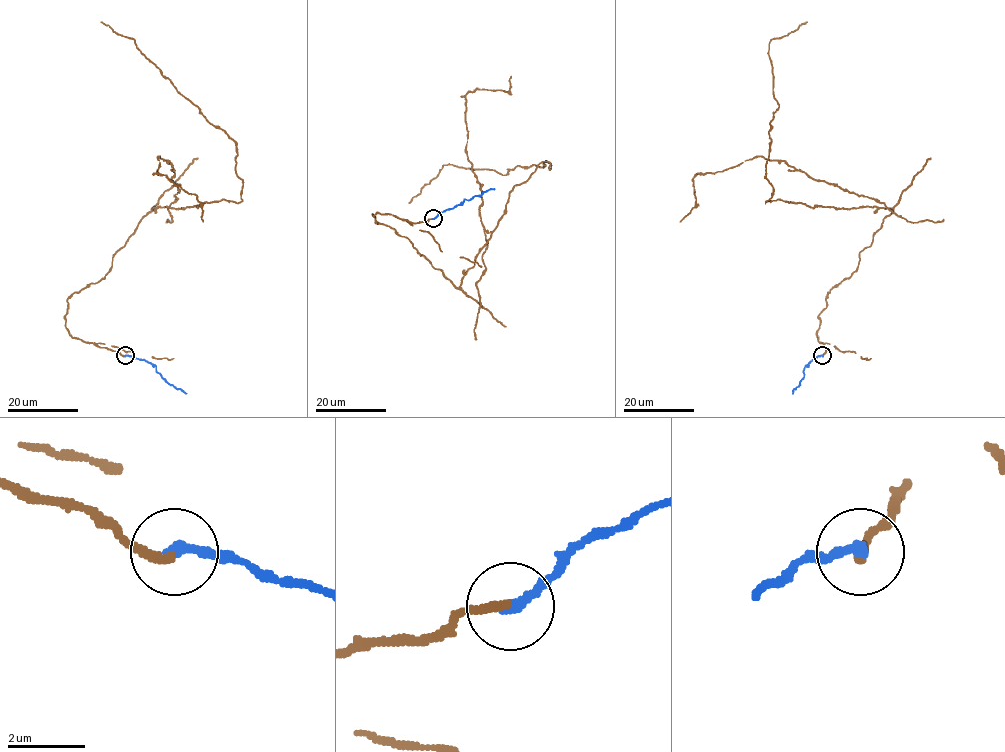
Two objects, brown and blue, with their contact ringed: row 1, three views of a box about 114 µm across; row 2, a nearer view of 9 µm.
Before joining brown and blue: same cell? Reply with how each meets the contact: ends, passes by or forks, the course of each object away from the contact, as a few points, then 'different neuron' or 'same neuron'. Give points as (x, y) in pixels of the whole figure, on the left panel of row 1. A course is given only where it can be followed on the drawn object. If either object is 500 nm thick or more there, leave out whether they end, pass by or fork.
brown ends; blue ends; course brown (125, 355), (73, 338), (67, 300), (104, 278), (153, 209), (239, 202), (243, 181), (236, 143), (101, 22); course blue (125, 355), (151, 362), (168, 382), (186, 394); same neuron

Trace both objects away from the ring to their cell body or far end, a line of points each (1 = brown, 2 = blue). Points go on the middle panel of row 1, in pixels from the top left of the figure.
1: (433, 218), (373, 215), (458, 288), (509, 192), (540, 163), (551, 165), (502, 175), (444, 165), (409, 202)
2: (433, 218), (464, 199), (470, 200), (494, 188)

